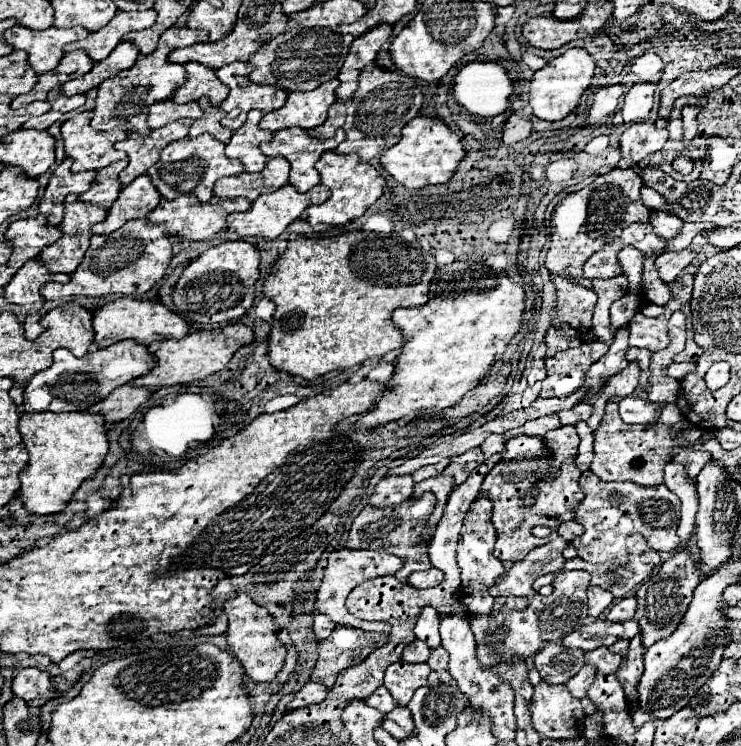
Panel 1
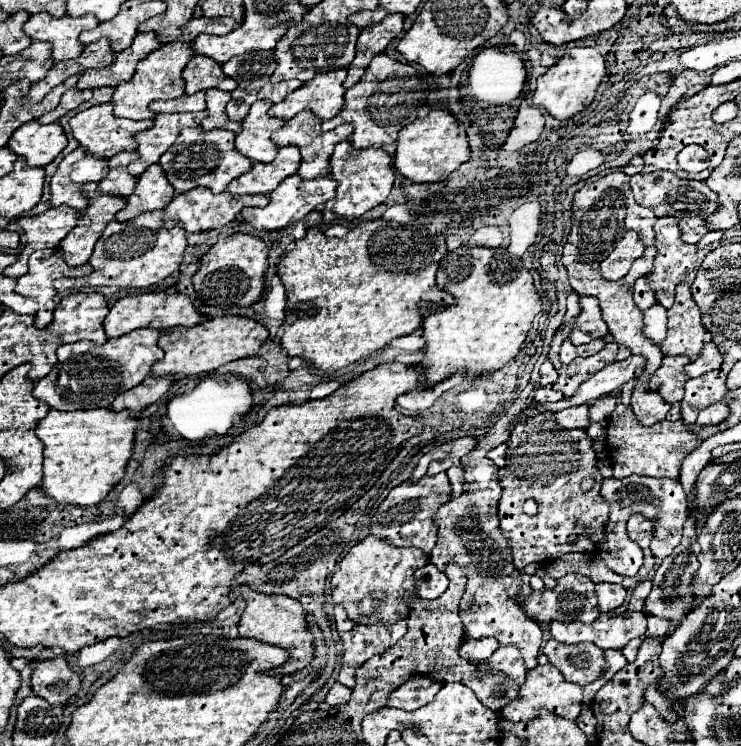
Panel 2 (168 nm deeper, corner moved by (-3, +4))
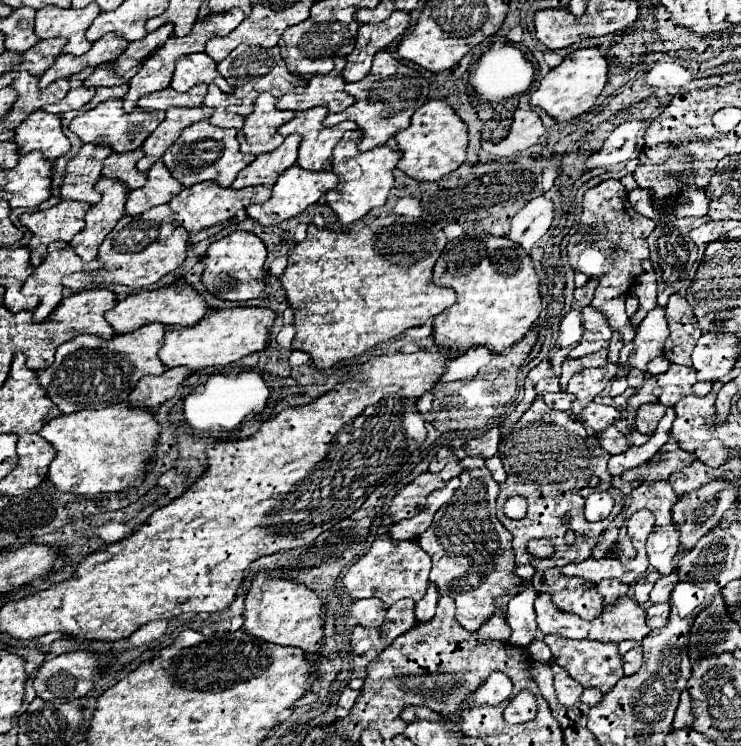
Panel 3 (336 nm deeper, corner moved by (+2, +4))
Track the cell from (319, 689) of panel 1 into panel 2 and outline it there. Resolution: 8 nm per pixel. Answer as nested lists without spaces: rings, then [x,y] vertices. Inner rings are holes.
[[[334,682],[334,686],[330,688],[330,692],[328,692],[328,694],[326,694],[326,698],[324,698],[324,704],[326,704],[326,706],[336,706],[336,704],[348,702],[350,692],[352,692],[350,688],[342,686],[340,682]]]

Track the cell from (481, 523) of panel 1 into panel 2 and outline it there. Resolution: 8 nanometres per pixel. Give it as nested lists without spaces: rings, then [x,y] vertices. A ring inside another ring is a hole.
[[[480,446],[470,450],[462,458],[462,464],[466,470],[464,492],[440,506],[434,514],[434,522],[438,526],[438,542],[432,550],[430,562],[444,570],[444,564],[454,558],[464,570],[468,584],[460,600],[460,618],[464,622],[466,634],[472,638],[492,636],[500,646],[516,646],[522,652],[526,670],[532,670],[534,666],[538,666],[536,656],[542,644],[542,630],[516,604],[516,594],[520,590],[522,578],[512,564],[508,540],[500,534],[498,528],[498,500],[502,492],[498,484],[498,466],[486,456],[486,450]]]

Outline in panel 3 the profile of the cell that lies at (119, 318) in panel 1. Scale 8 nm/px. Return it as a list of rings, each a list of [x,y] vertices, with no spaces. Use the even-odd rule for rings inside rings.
[[[187,282],[163,286],[159,290],[143,290],[139,294],[131,294],[125,300],[117,302],[115,308],[105,312],[105,320],[113,326],[117,334],[127,334],[143,324],[161,322],[161,324],[179,324],[179,326],[195,326],[203,316],[207,314],[207,304],[201,298],[201,294],[189,286]]]

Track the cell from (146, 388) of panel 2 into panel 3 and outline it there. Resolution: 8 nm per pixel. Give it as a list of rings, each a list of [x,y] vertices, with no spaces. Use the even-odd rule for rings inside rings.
[[[185,366],[181,368],[169,368],[161,376],[145,376],[137,384],[137,388],[129,394],[131,406],[145,406],[145,408],[159,408],[165,400],[173,398],[179,390],[179,386],[191,376]]]

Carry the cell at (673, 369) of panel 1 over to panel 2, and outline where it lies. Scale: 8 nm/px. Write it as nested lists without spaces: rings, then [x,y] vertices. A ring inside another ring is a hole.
[[[708,342],[708,344],[704,344],[704,348],[700,352],[700,358],[694,360],[694,362],[688,362],[684,366],[684,370],[688,372],[688,376],[694,378],[694,376],[702,376],[702,374],[706,374],[710,370],[720,368],[720,364],[722,364],[722,356],[720,356],[718,348],[712,342]]]

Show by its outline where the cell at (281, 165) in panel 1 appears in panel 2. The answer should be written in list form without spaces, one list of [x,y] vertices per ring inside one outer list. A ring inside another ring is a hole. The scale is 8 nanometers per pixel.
[[[284,146],[268,164],[254,164],[250,172],[234,178],[226,188],[230,194],[270,194],[286,176],[296,174],[300,166],[300,152],[296,146]]]

